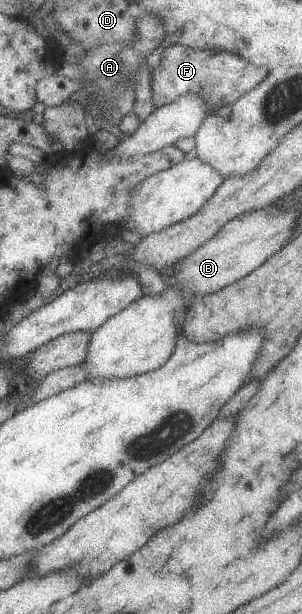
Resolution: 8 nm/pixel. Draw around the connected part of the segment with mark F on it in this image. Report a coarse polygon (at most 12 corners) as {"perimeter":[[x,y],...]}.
{"perimeter":[[172,44],[150,76],[158,108],[183,94],[223,111],[268,72],[236,54]]}

